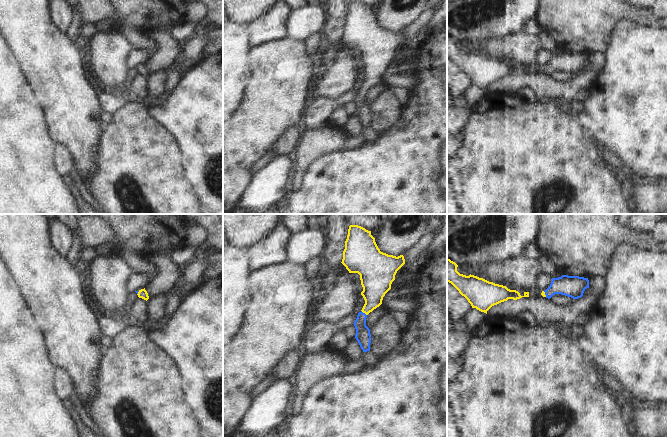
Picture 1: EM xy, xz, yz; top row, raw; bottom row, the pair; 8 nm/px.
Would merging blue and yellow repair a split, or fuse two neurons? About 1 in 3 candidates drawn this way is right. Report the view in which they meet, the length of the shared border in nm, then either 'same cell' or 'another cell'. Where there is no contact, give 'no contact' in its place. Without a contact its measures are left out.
xz | 60 nm | same cell

